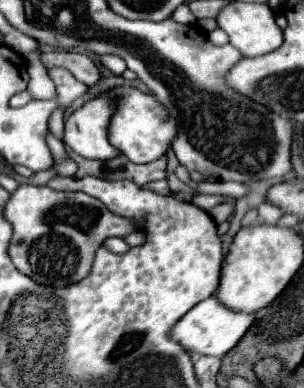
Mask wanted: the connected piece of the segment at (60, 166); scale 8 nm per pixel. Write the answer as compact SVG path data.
M48 136L46 142L48 142L48 148L50 148L52 156L54 156L52 168L56 170L56 174L58 174L58 176L76 176L78 164L66 154L64 144L62 144L58 138L54 138L54 136Z

